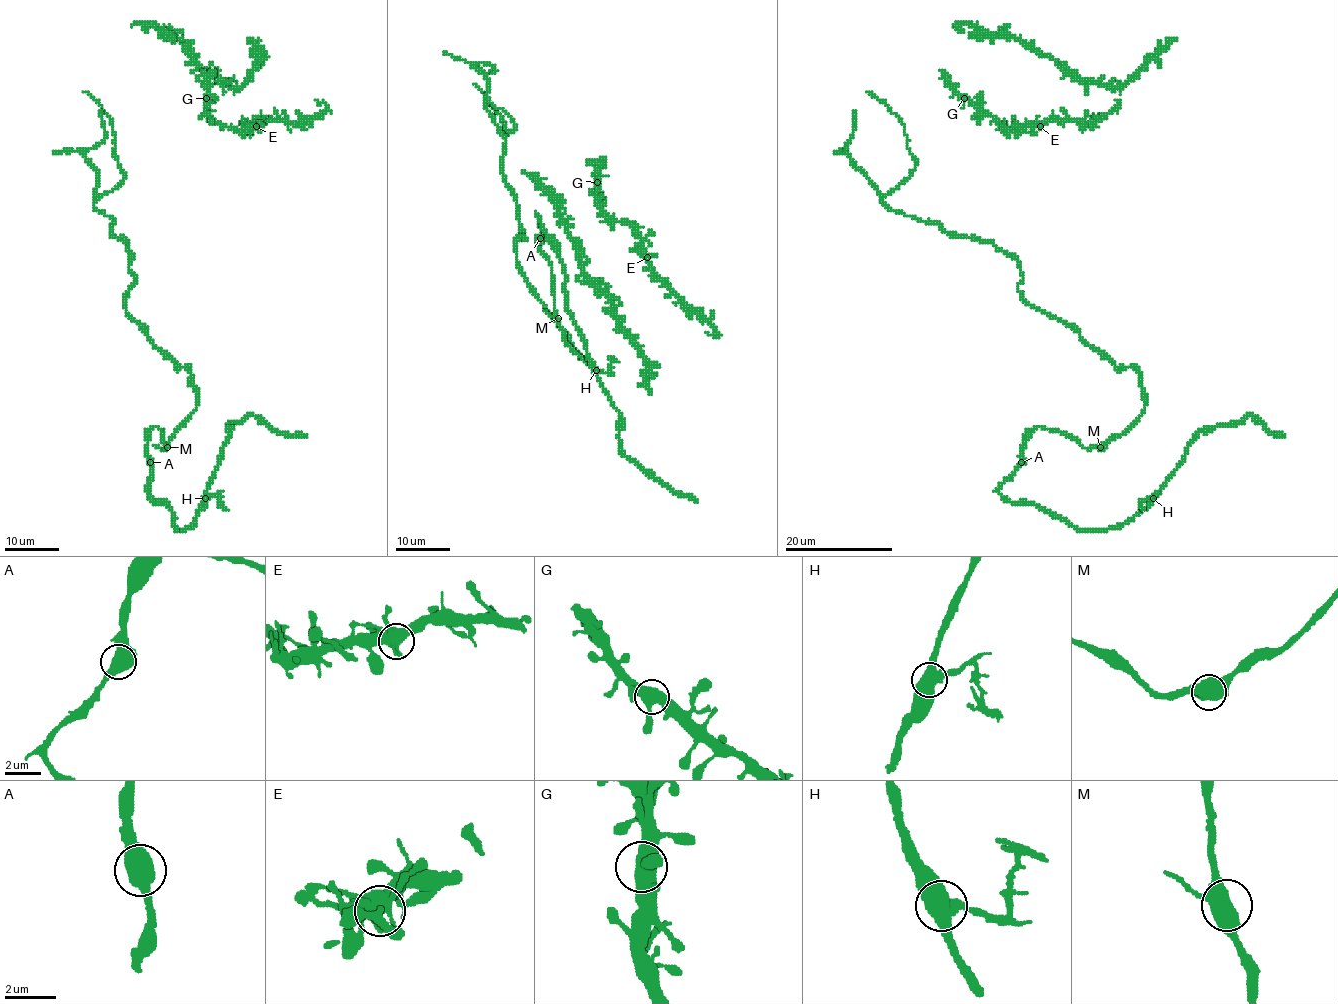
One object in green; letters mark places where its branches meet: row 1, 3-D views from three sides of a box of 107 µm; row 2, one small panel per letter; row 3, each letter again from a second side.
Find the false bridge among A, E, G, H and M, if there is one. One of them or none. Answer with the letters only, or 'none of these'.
H

